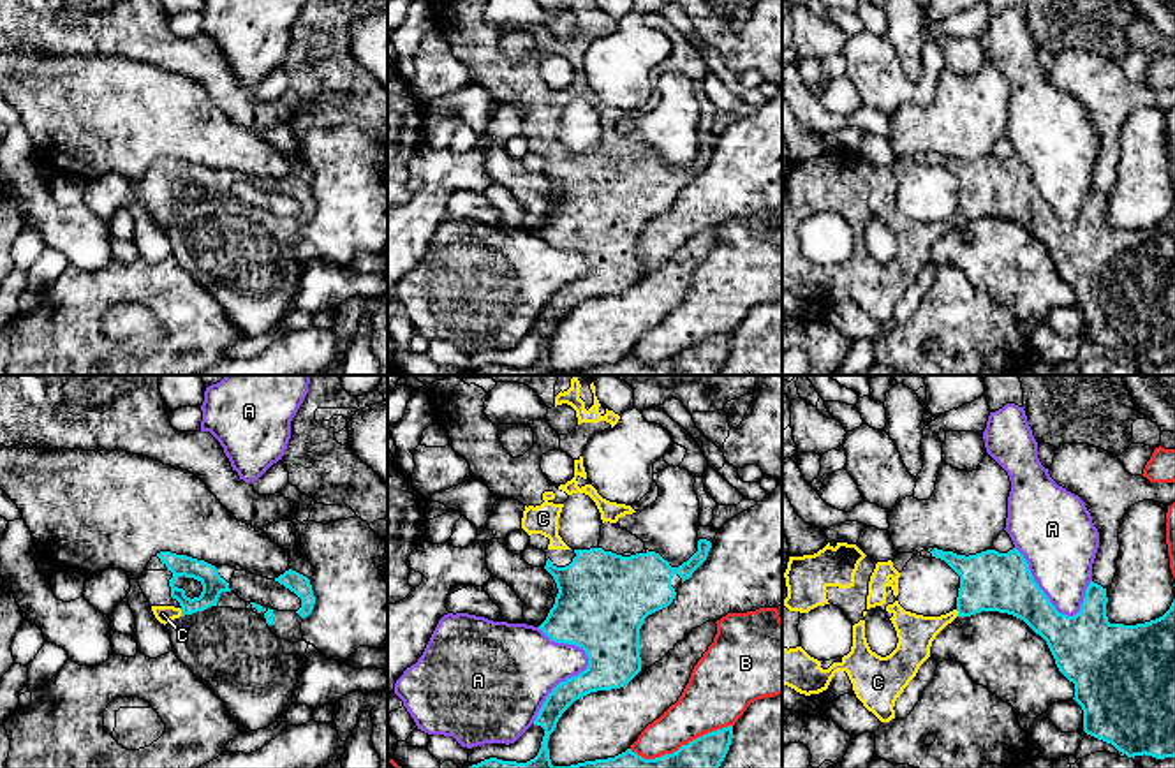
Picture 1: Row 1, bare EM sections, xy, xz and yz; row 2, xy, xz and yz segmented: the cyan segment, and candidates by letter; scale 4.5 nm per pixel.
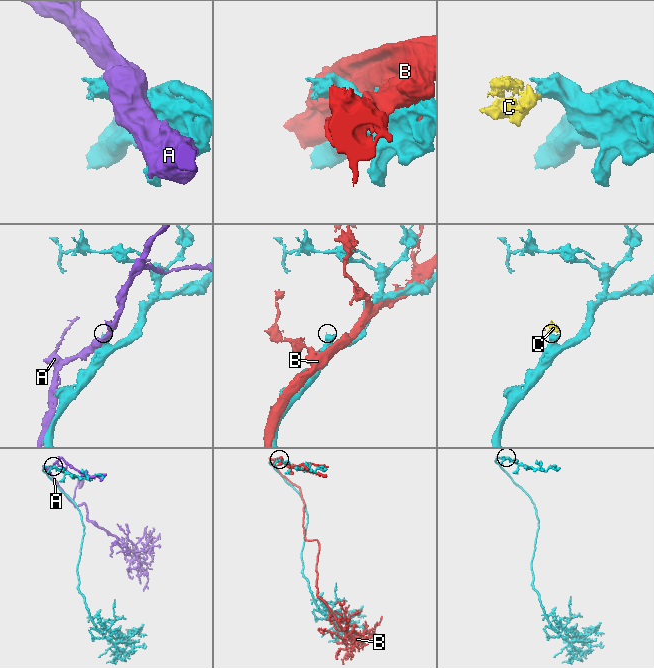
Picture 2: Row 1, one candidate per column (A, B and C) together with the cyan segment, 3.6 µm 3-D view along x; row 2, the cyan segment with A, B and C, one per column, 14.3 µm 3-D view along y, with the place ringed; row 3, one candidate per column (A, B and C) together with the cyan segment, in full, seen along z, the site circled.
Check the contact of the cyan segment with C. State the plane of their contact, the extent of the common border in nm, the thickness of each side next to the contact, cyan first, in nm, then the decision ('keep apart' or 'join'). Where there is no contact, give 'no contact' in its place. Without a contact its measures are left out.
contact in xy; length 40 nm; calibres 100 and 80 nm; join

